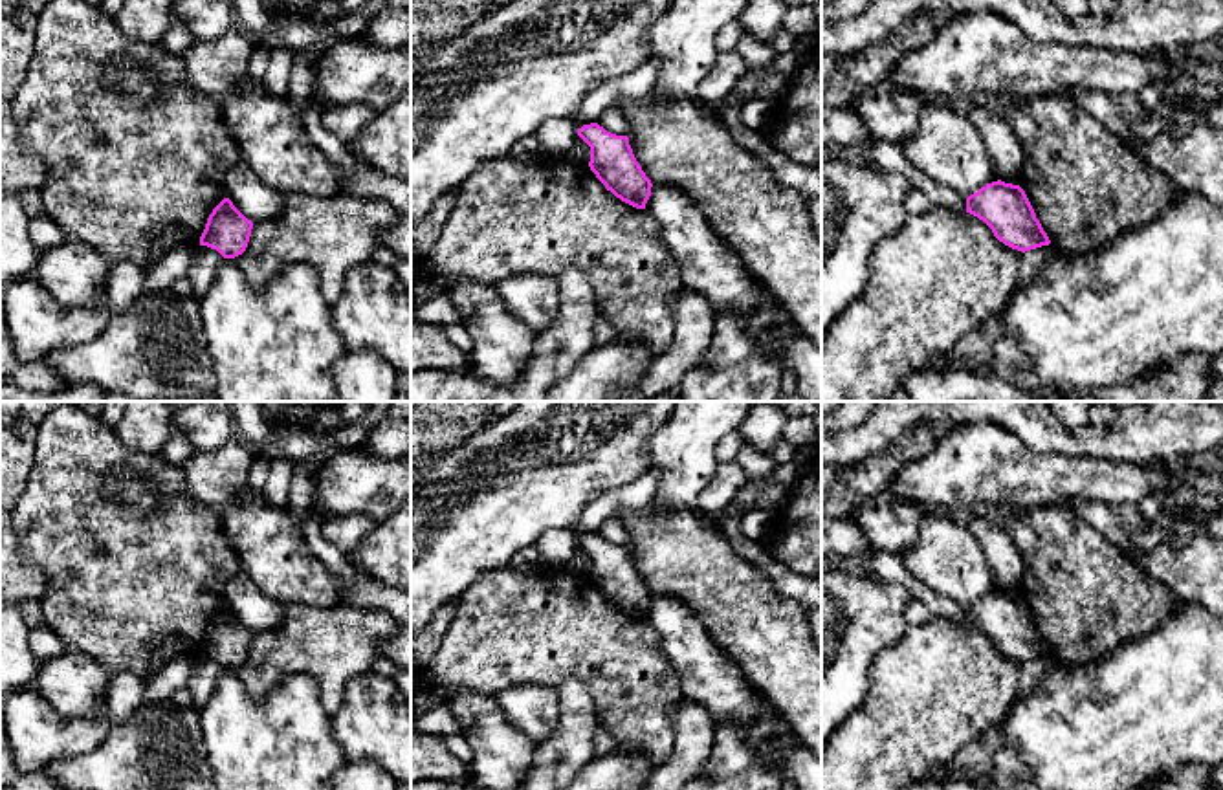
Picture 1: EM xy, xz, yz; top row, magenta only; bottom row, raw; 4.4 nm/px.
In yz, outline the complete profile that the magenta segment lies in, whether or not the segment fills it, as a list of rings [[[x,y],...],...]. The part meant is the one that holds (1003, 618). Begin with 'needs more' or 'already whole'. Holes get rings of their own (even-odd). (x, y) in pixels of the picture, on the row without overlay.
already whole; [[[1001,590],[986,594],[966,609],[966,623],[983,631],[999,653],[1021,664],[1051,654],[1019,596]]]

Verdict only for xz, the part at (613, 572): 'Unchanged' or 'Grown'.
Unchanged

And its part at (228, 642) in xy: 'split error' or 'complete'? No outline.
complete

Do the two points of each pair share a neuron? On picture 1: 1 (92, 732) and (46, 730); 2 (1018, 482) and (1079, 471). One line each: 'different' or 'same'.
1: same
2: same

